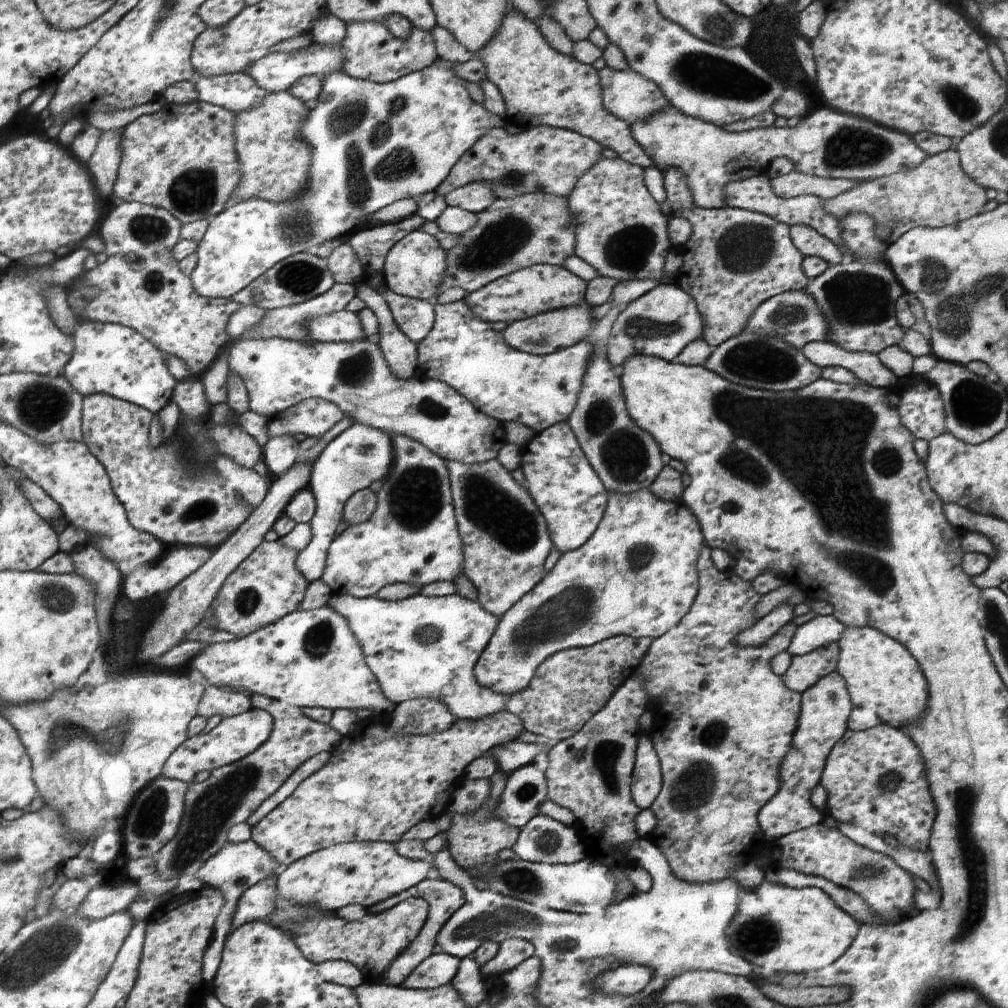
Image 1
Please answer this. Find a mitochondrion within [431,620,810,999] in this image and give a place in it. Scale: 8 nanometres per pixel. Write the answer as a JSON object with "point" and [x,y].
{"point":[491,919]}

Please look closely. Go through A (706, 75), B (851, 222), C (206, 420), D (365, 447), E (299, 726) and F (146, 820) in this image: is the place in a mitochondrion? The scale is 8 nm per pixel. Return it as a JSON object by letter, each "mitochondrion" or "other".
{"A":"mitochondrion","B":"other","C":"other","D":"mitochondrion","E":"other","F":"mitochondrion"}

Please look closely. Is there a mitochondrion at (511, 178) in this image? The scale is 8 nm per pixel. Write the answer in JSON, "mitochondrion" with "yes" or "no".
{"mitochondrion":"yes"}

